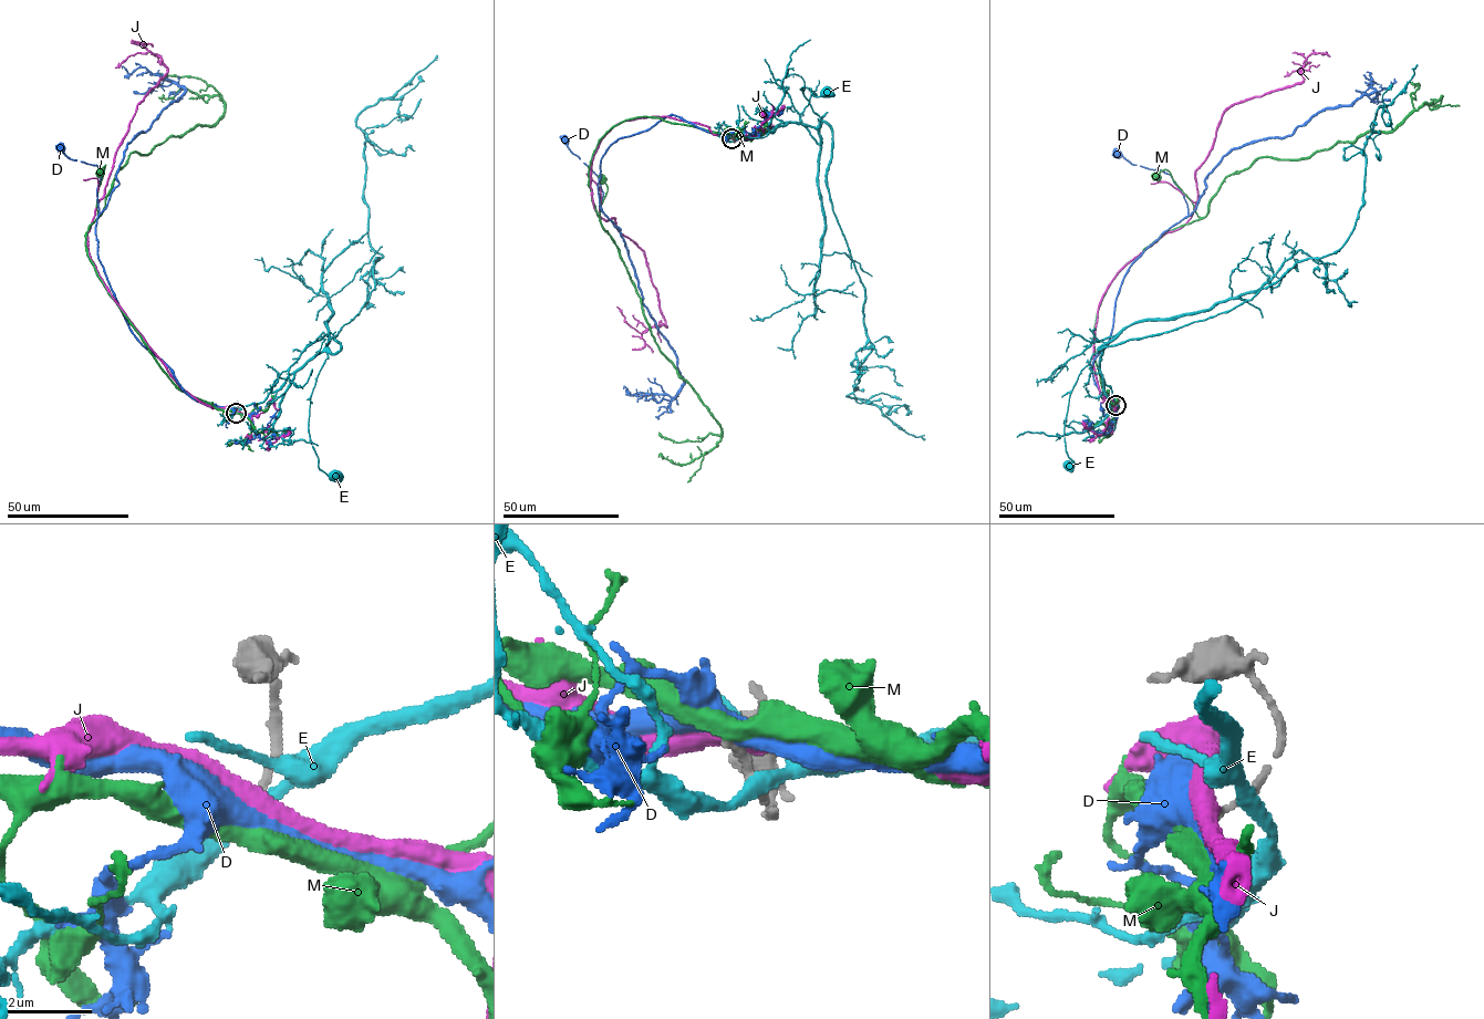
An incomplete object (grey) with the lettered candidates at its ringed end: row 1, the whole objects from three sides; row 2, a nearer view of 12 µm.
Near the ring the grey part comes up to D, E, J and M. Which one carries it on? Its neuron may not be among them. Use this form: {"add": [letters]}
{"add": []}

